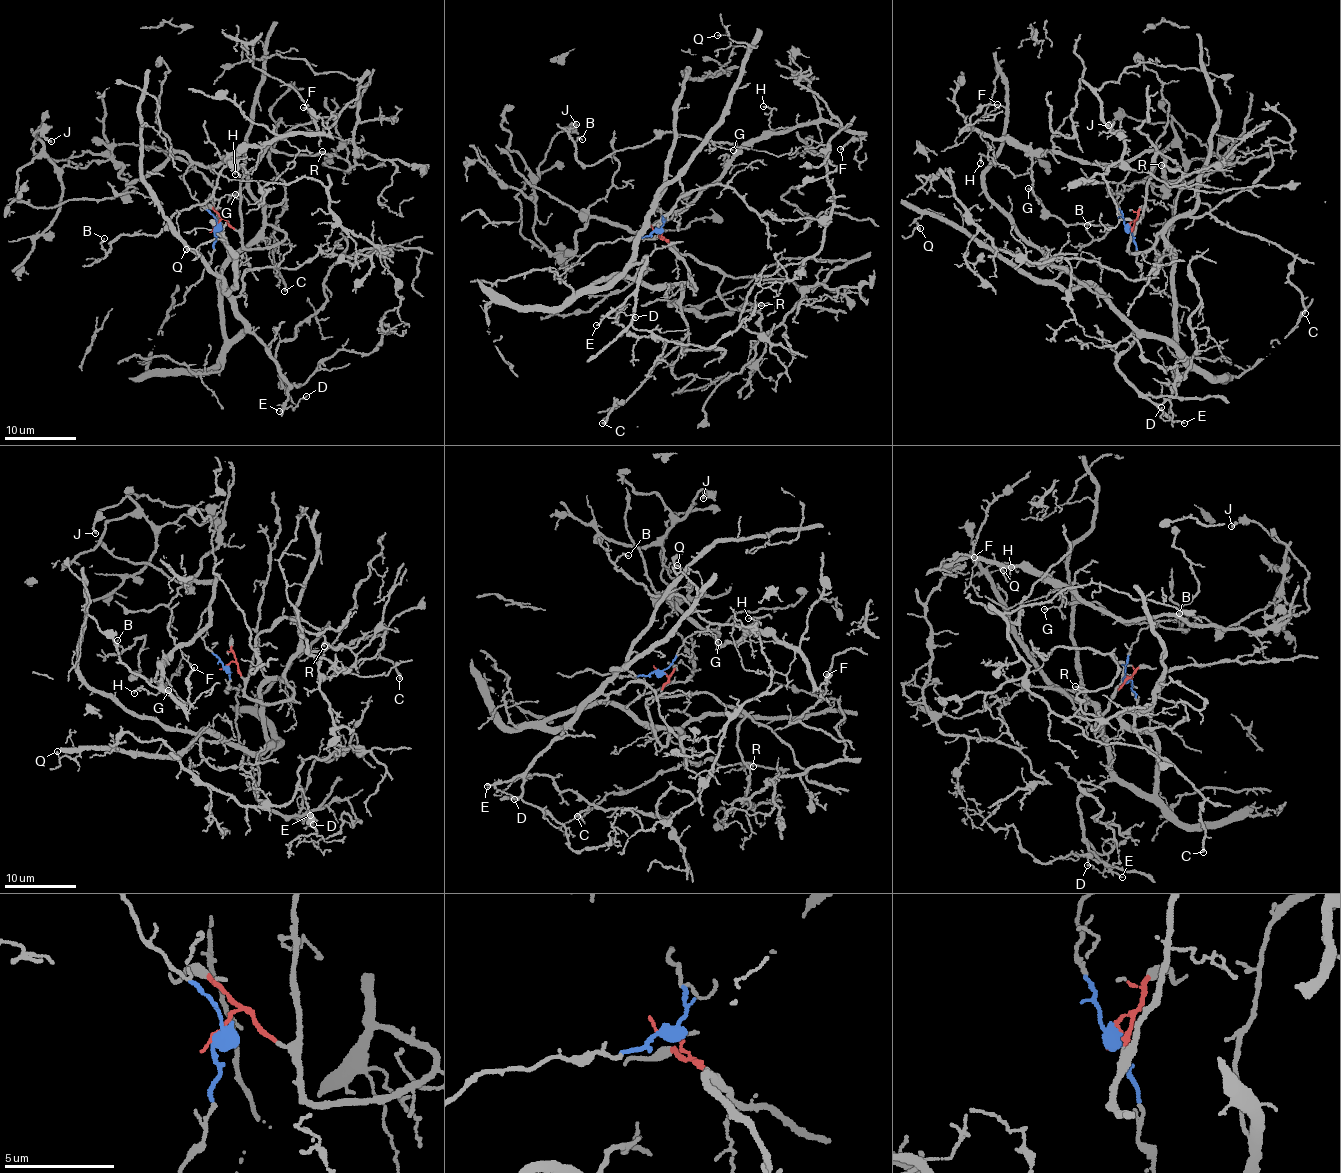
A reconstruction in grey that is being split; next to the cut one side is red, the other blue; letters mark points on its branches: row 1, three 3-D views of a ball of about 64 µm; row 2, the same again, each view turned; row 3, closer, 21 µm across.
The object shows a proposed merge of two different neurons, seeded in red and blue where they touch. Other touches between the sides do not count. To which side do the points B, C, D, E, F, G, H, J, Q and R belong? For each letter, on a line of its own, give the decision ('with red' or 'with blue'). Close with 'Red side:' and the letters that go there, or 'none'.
B: with blue
C: with red
D: with red
E: with red
F: with blue
G: with blue
H: with blue
J: with blue
Q: with red
R: with red
Red side: C, D, E, Q, R

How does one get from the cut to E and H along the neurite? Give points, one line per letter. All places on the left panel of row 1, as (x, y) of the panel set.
E: (216, 225), (248, 248), (284, 233), (266, 224), (221, 285), (223, 335), (255, 333), (290, 388), (279, 411)
H: (216, 227), (183, 175), (192, 163), (215, 168), (246, 147), (260, 148), (253, 171), (240, 165), (235, 174)

